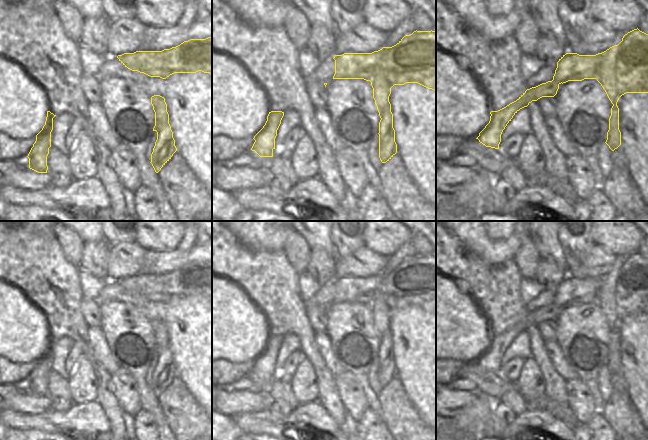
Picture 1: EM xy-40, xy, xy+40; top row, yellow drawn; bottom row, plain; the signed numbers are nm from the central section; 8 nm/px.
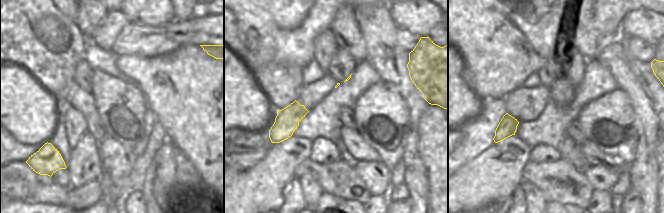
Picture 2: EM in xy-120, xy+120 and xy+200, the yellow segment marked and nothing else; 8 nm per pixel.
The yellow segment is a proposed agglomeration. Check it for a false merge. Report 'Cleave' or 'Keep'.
Cleave

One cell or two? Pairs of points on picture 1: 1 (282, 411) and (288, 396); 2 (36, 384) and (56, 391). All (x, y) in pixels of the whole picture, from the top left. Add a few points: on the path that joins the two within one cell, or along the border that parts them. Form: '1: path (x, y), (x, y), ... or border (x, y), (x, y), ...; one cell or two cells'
1: border (271, 400), (281, 399), (293, 408); two cells
2: path (41, 384), (51, 386); one cell

